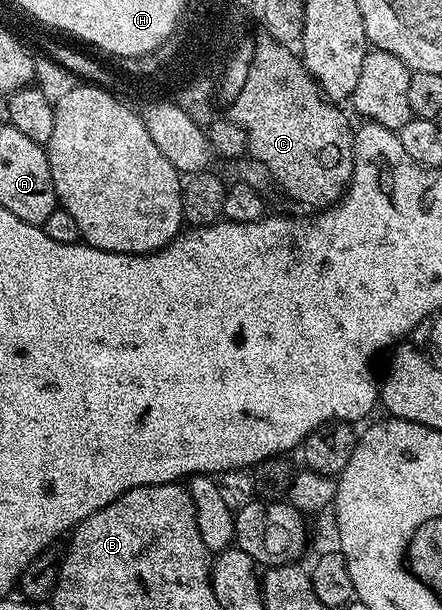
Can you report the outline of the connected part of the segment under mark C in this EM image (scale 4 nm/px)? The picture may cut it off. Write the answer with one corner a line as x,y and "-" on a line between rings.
264,38
264,41
255,45
255,51
250,57
252,65
248,68
248,84
244,84
240,88
240,93
236,96
236,101
232,104
232,113
230,119
238,126
244,128
246,138
248,139
247,151
252,154
253,158
276,179
276,184
292,199
297,200
300,204
309,204
309,209
323,210
331,208
341,196
348,190
348,184
352,181
352,142
354,139
353,125
348,125
348,120
323,96
321,85
318,83
315,76
309,72
303,59
289,45
276,43
271,38

